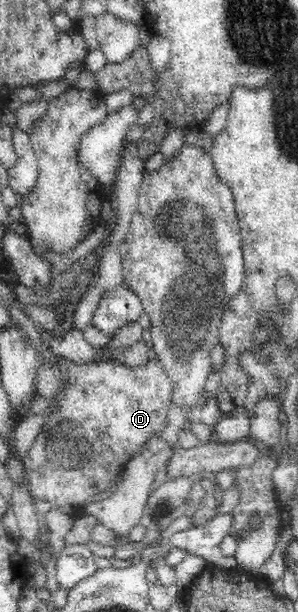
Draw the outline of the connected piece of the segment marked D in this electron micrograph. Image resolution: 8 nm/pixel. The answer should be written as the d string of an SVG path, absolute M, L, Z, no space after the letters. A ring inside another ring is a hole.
M152 354L146 365L134 368L117 361L75 362L60 356L58 360L50 360L50 364L59 378L59 387L53 396L54 410L47 416L39 436L22 461L23 474L29 495L36 501L46 500L51 510L74 514L90 504L94 494L106 490L110 480L123 471L148 440L163 437L168 414L174 406L175 391L168 374Z

